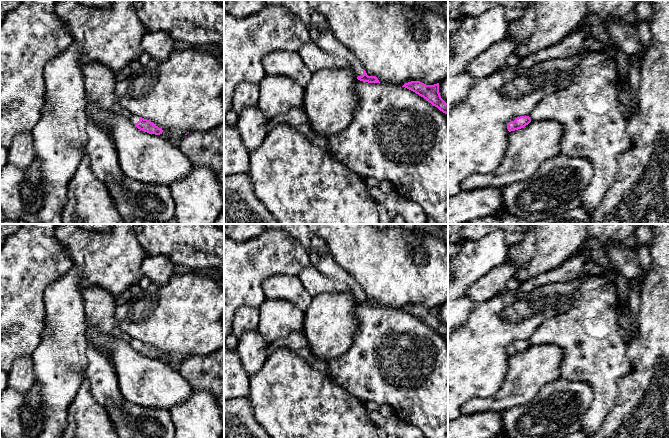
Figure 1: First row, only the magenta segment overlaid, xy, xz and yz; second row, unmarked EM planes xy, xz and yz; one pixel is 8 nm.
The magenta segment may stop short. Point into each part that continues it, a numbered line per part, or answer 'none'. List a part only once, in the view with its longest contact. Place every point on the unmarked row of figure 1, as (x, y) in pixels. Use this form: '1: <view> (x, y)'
1: xz (325, 263)

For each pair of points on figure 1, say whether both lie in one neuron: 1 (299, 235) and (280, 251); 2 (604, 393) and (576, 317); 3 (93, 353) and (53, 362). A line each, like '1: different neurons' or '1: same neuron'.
1: different neurons
2: same neuron
3: different neurons

